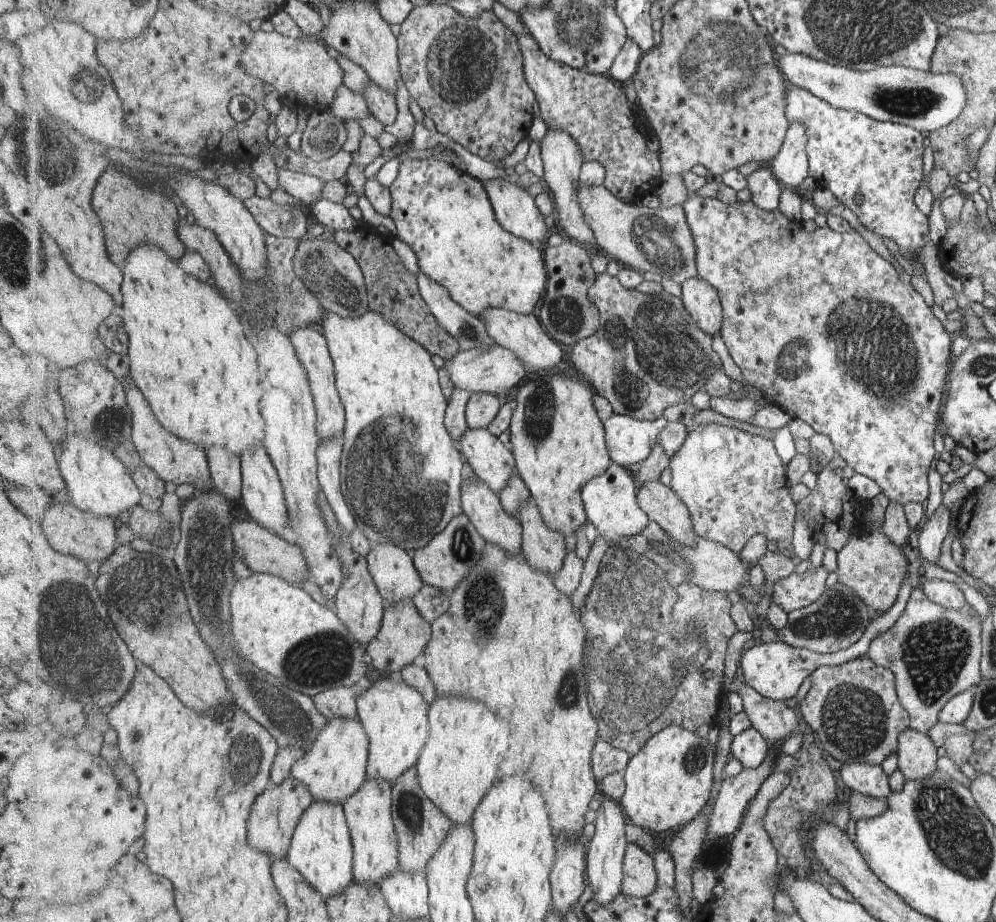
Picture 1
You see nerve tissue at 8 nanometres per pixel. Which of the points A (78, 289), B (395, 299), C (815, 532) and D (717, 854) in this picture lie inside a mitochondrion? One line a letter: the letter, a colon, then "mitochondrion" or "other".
A: other
B: other
C: other
D: other

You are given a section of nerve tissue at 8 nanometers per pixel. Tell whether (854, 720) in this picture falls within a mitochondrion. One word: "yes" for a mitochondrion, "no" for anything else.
yes

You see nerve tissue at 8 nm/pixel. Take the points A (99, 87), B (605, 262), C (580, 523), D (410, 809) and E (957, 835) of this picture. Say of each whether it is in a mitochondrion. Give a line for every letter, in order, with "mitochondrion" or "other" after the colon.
A: mitochondrion
B: other
C: other
D: mitochondrion
E: mitochondrion

